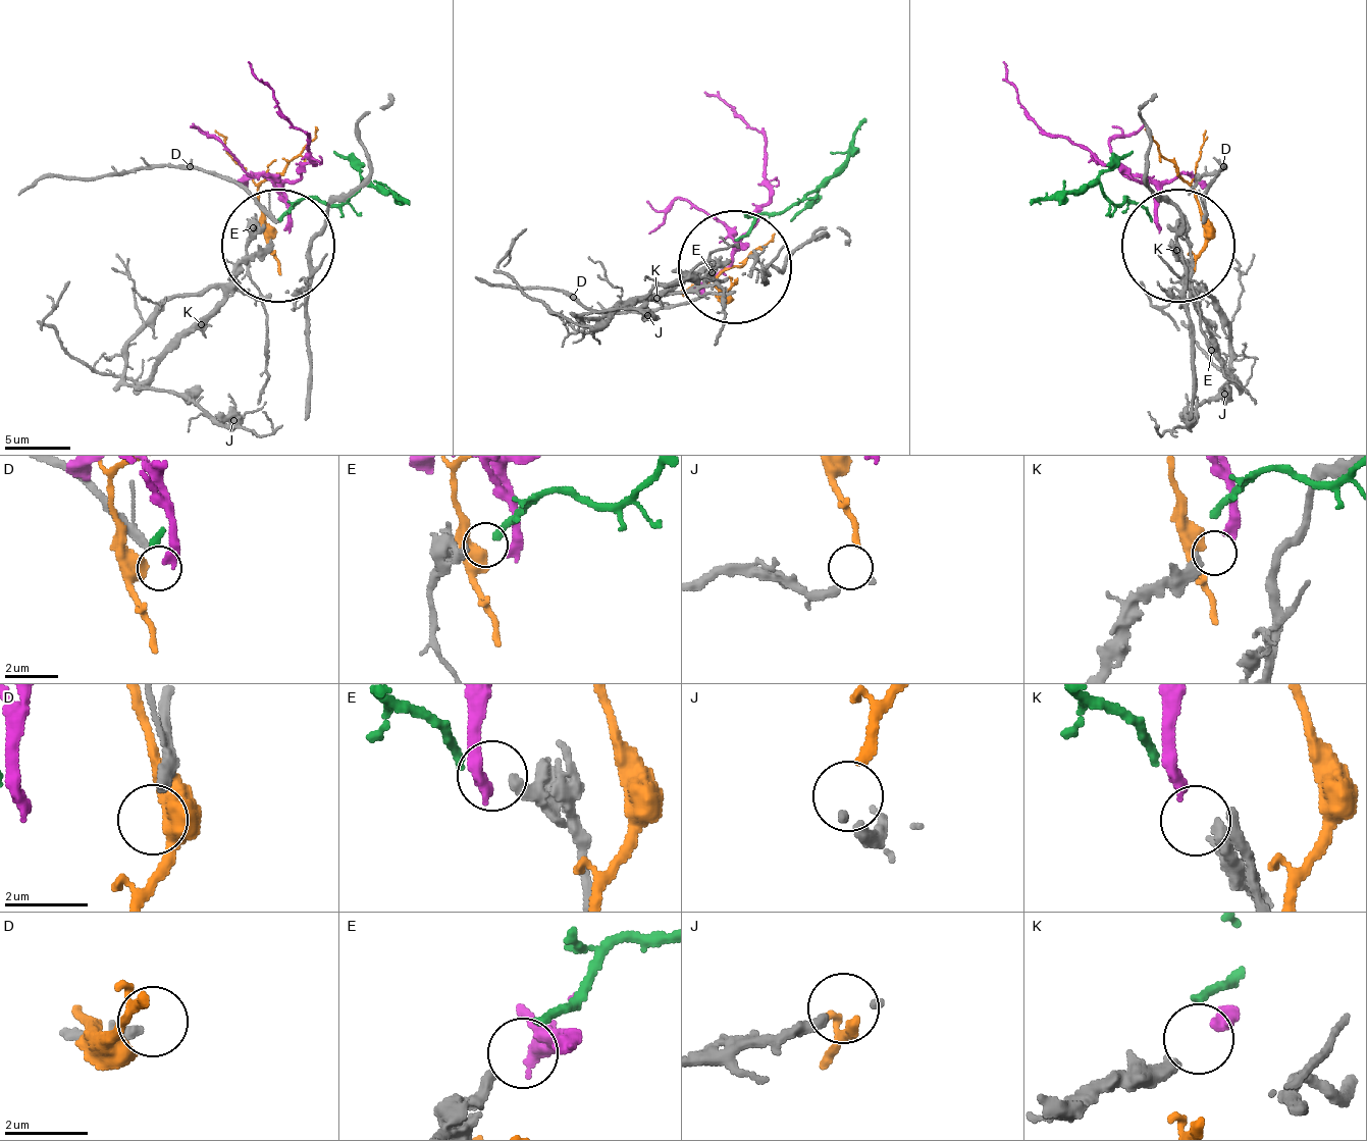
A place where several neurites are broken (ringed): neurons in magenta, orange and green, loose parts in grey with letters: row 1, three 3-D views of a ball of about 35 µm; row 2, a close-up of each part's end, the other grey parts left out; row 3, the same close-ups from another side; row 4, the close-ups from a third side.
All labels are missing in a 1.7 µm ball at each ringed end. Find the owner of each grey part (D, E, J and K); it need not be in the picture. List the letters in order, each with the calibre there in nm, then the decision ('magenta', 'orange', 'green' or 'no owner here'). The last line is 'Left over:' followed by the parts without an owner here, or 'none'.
D: calibre 300 nm; no owner here
E: calibre 320 nm; green
J: calibre 120 nm; orange
K: calibre 360 nm; magenta
Left over: D

